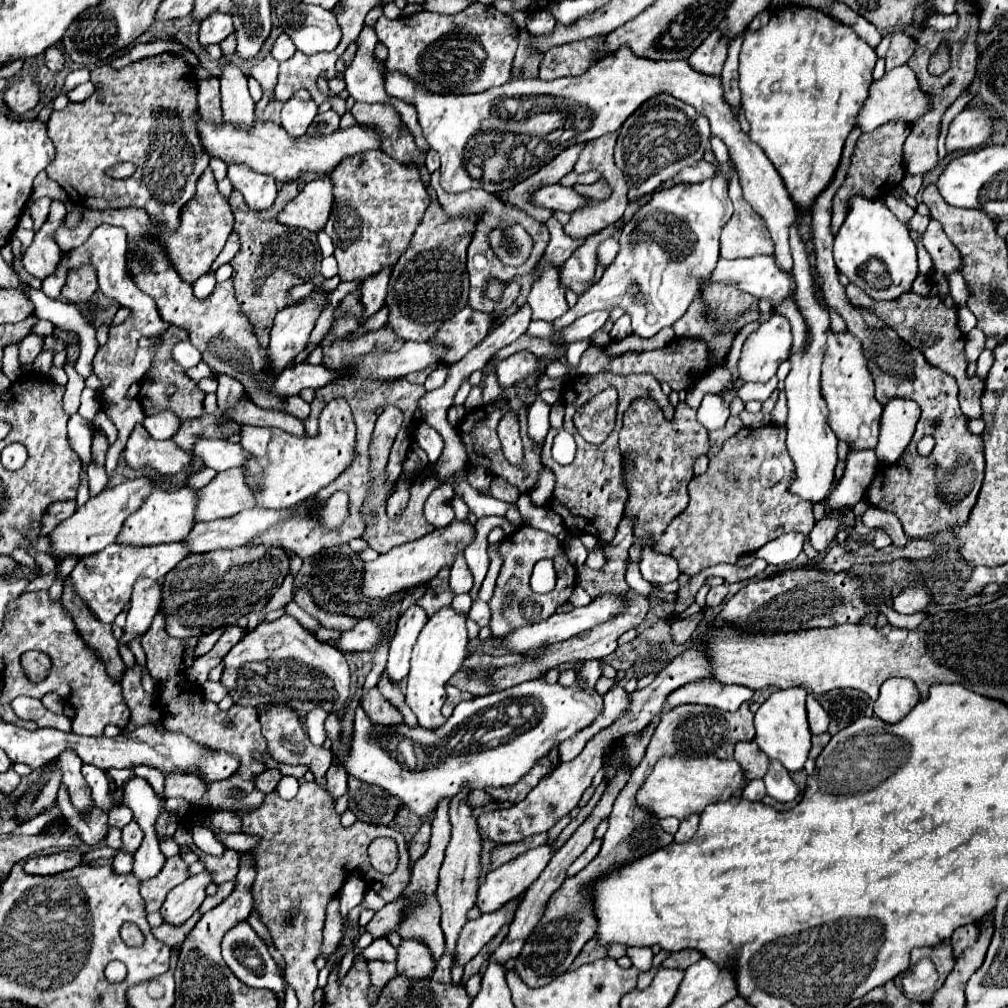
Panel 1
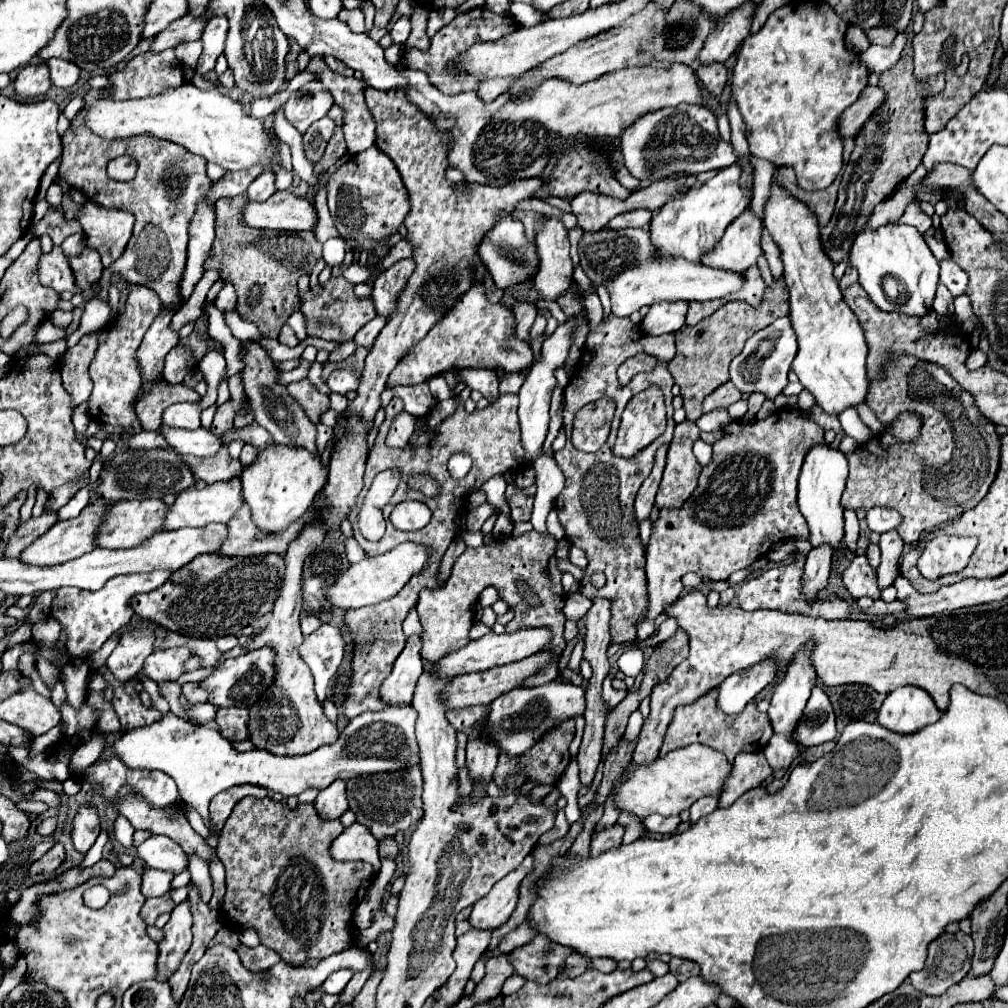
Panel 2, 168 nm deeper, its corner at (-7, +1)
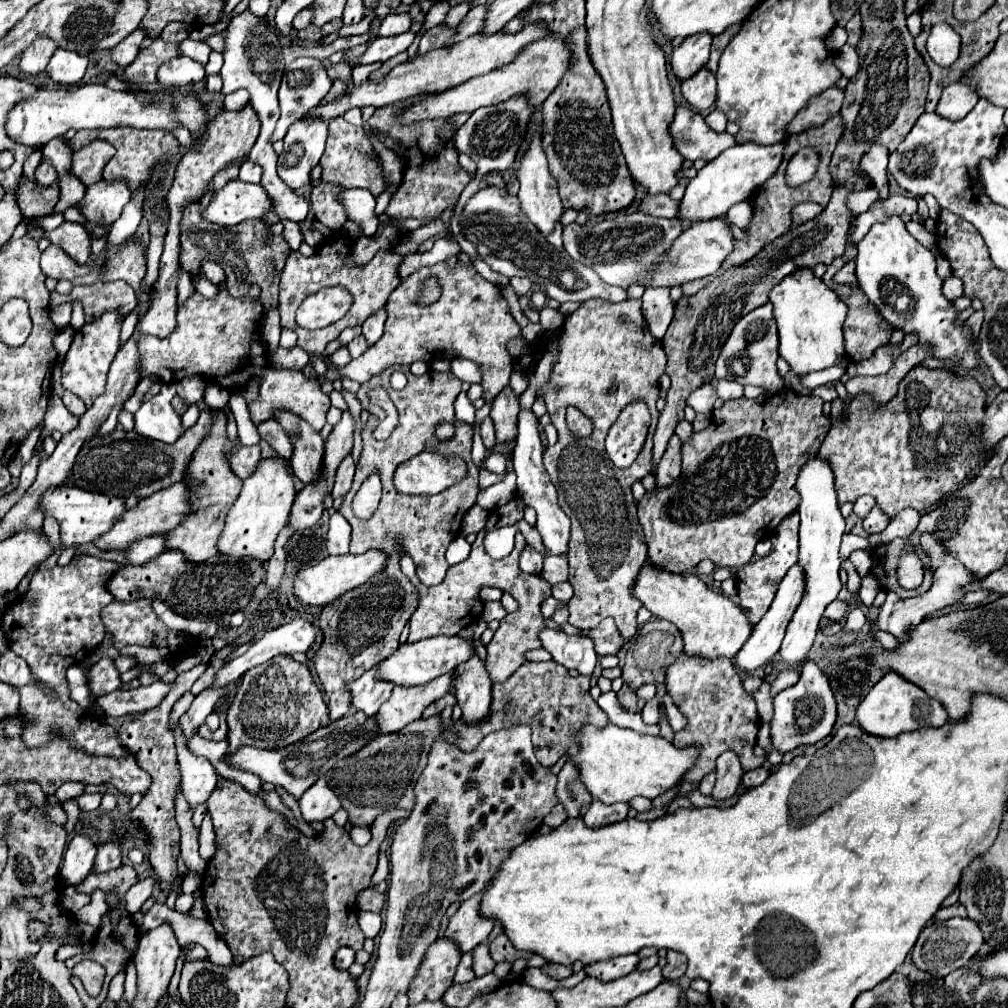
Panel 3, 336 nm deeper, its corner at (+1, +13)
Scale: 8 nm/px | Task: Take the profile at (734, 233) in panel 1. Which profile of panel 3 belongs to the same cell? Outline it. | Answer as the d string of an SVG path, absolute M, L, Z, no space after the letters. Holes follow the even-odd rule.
M726 217L698 221L690 225L688 229L684 229L680 237L674 241L672 249L664 255L660 269L652 277L652 287L674 287L686 281L714 275L722 267L728 253L732 253L732 249L734 249L734 235L732 235L732 229Z

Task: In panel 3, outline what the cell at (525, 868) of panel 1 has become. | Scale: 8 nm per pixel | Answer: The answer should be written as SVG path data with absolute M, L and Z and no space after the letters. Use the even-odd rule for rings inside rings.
M486 889L472 895L466 903L462 903L456 911L456 915L450 919L448 923L448 929L446 929L446 937L454 939L460 947L462 953L466 951L472 951L478 943L482 943L492 927L494 927L494 919L492 917L484 917L480 913L480 901L484 897Z

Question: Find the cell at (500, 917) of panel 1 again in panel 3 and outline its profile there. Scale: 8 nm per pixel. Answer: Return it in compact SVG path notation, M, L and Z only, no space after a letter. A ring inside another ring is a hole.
M438 937L426 951L424 963L410 985L408 999L412 1005L422 1001L438 1001L454 981L456 967L460 963L462 951L456 941L448 937Z

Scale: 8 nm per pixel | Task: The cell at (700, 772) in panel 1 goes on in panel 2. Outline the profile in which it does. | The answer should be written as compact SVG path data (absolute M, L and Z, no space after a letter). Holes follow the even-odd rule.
M702 743L668 751L664 757L656 757L646 765L634 765L630 761L612 787L614 805L620 811L628 811L638 817L648 817L652 813L664 817L680 815L684 809L690 809L690 805L700 797L720 795L730 769L732 765L720 751L714 751L712 747Z

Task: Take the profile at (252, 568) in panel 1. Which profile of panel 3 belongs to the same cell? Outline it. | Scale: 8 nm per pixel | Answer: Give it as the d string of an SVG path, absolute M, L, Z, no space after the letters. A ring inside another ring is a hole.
M178 549L166 551L146 565L124 565L108 581L108 591L118 601L136 601L136 599L160 599L166 607L186 619L198 621L222 621L236 611L242 611L254 589L264 581L264 565L252 557L232 557L218 553L214 559L200 565L184 561L184 553Z

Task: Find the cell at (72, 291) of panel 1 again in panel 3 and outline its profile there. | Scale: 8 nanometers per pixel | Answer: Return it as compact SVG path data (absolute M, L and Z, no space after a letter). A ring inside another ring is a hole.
M64 221L60 227L56 227L54 231L46 233L38 227L32 227L28 231L28 235L32 237L48 237L52 243L56 243L60 249L64 249L78 265L84 265L90 257L90 233L80 225L80 223L70 223Z

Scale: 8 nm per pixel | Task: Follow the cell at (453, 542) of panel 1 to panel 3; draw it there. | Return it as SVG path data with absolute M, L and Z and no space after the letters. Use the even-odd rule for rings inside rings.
M368 549L362 555L346 553L346 555L326 557L318 565L298 571L296 581L294 581L294 595L306 605L324 607L324 605L336 601L346 591L352 591L352 589L364 585L368 579L372 579L372 575L382 573L386 569L386 565L388 565L388 555L384 551L376 551L376 549Z

